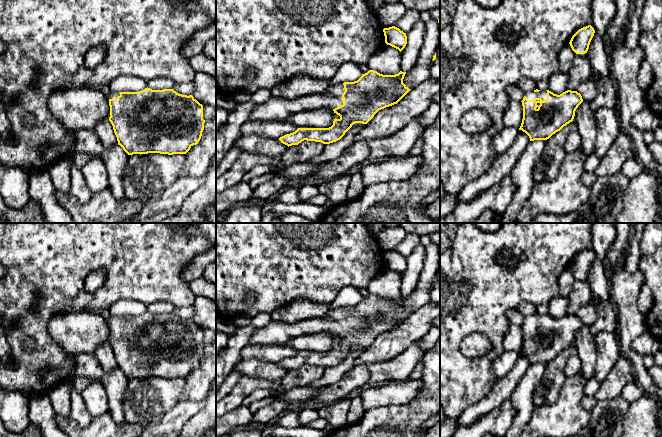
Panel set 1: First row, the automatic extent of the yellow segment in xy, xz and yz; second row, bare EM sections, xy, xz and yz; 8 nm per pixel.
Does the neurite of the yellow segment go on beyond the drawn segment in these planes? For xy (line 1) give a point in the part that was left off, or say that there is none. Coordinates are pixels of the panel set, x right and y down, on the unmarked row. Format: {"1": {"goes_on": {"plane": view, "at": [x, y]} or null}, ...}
{"1": {"goes_on": {"plane": "xy", "at": [112, 319]}}}

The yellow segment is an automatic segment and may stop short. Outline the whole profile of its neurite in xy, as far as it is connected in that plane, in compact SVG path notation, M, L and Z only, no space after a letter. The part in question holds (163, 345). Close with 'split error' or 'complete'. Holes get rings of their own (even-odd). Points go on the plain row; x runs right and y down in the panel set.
M145 312L139 316L110 316L107 319L110 330L109 345L113 350L118 369L128 379L133 378L186 378L193 369L198 368L204 354L203 329L192 319L182 319L173 313L152 314Z; split error

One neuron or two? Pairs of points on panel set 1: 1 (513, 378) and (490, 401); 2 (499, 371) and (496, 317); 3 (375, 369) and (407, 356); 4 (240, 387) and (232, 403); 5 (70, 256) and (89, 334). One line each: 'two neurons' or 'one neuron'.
1: one neuron
2: two neurons
3: one neuron
4: one neuron
5: two neurons

